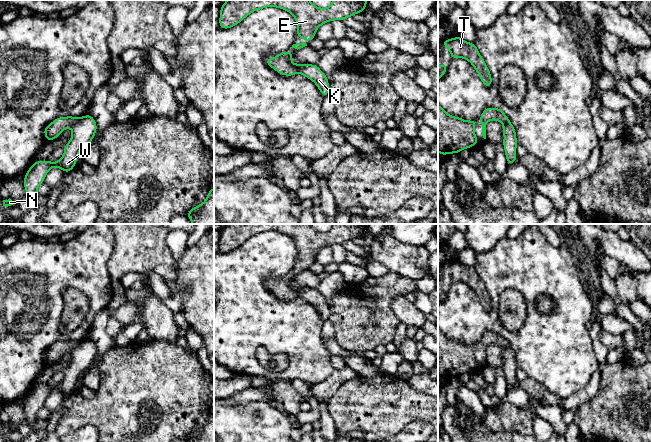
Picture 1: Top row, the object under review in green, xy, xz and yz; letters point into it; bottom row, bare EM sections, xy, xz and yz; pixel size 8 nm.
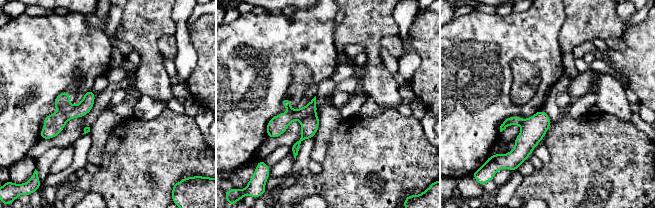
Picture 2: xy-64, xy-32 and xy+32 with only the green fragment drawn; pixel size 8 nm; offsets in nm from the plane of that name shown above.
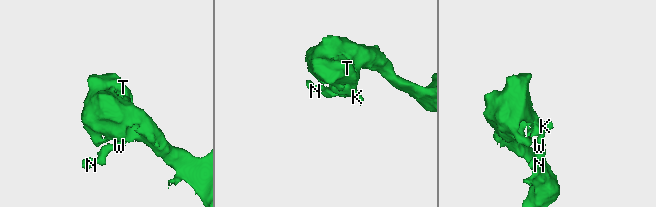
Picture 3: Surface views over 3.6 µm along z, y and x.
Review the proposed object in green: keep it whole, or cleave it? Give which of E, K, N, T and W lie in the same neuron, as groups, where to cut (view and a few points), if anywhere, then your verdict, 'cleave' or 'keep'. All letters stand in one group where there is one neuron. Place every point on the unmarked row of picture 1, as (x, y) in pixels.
groups E T / K N W; cut xy (80, 342), (71, 351); cleave

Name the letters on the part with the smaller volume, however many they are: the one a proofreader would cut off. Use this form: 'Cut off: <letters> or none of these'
Cut off: K, N, W

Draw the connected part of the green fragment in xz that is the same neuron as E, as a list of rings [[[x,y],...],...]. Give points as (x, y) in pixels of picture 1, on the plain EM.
[[[227,224],[220,231],[219,249],[222,253],[229,253],[240,247],[246,240],[250,239],[256,234],[266,231],[277,231],[283,233],[293,239],[297,247],[297,261],[306,262],[308,267],[296,267],[292,272],[301,273],[307,270],[311,264],[315,262],[317,253],[326,246],[333,244],[346,243],[352,241],[357,237],[363,237],[367,230],[366,224],[333,224],[331,229],[327,232],[319,232],[311,227],[310,224]]]

